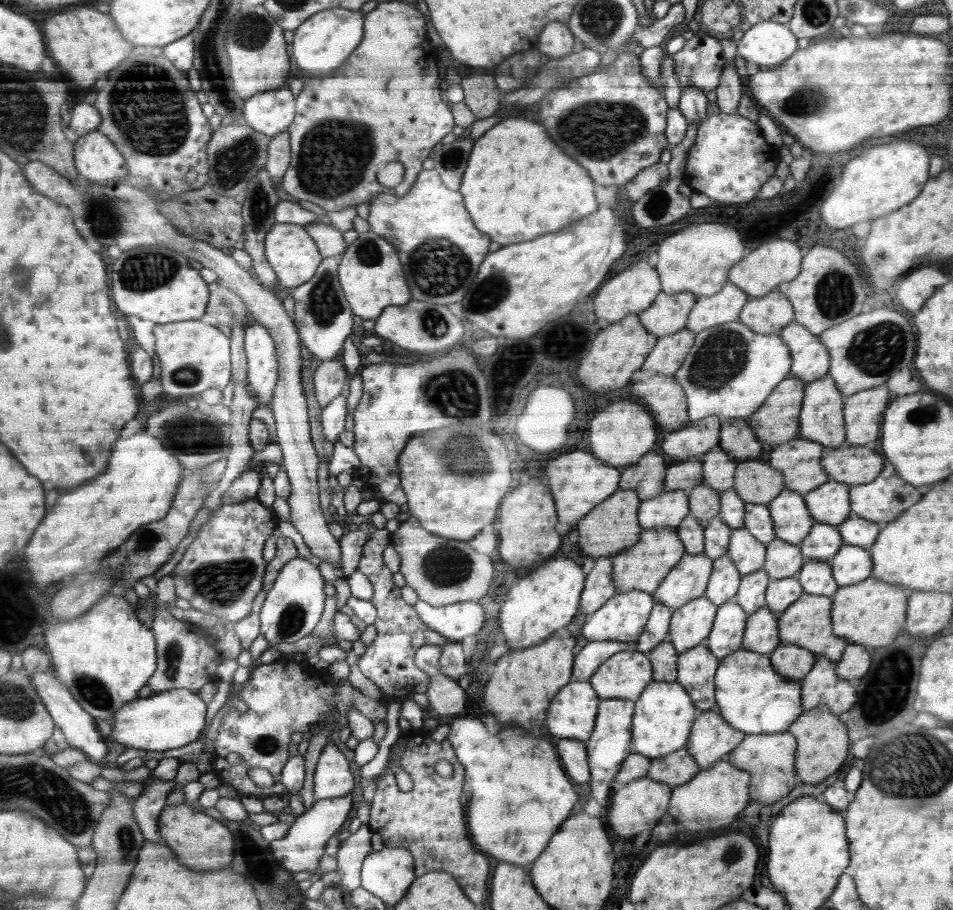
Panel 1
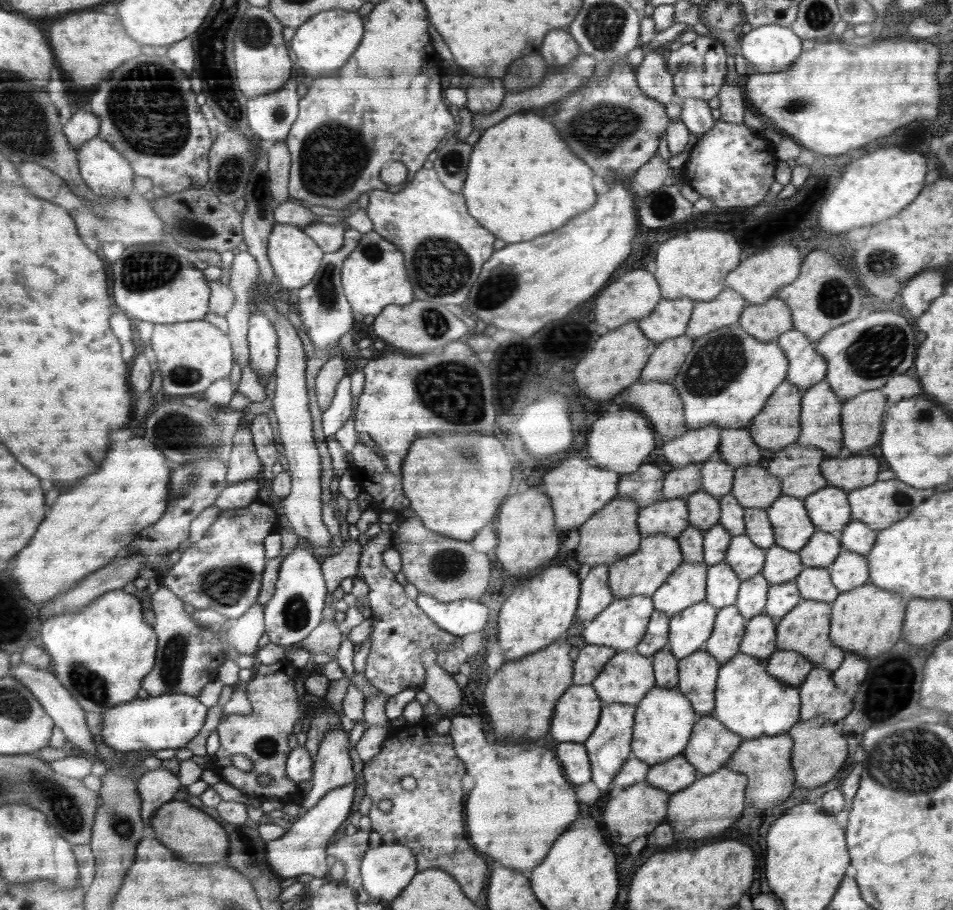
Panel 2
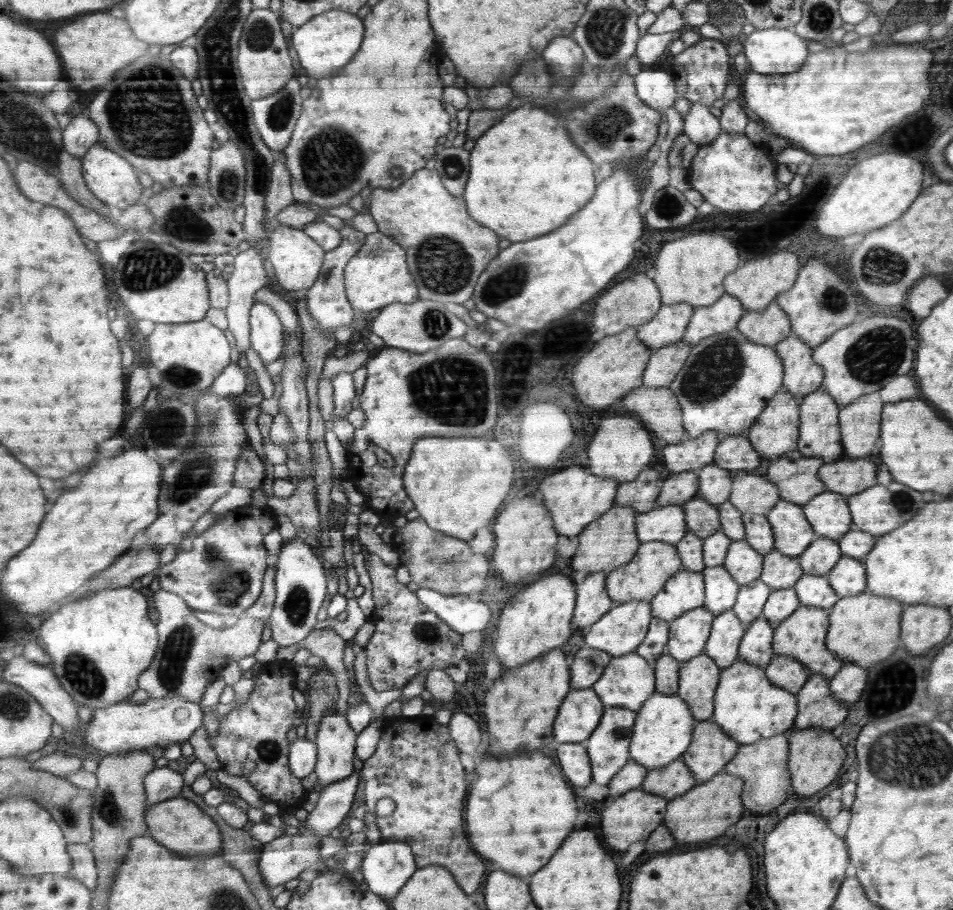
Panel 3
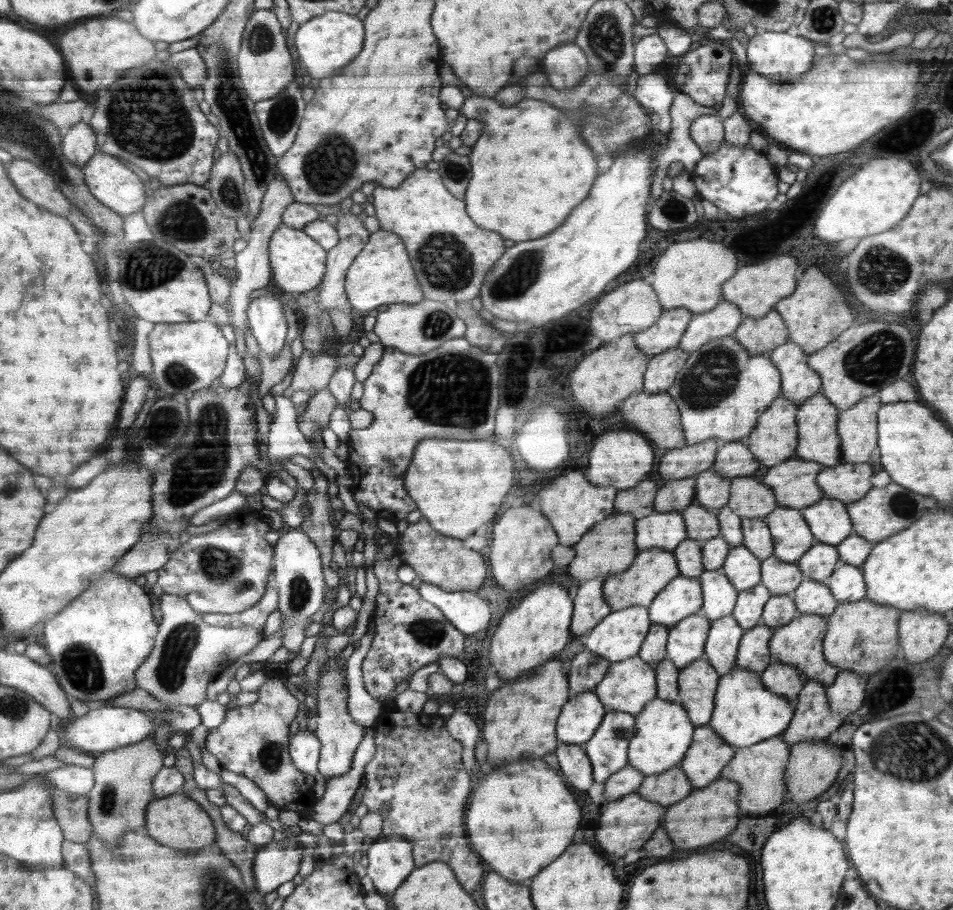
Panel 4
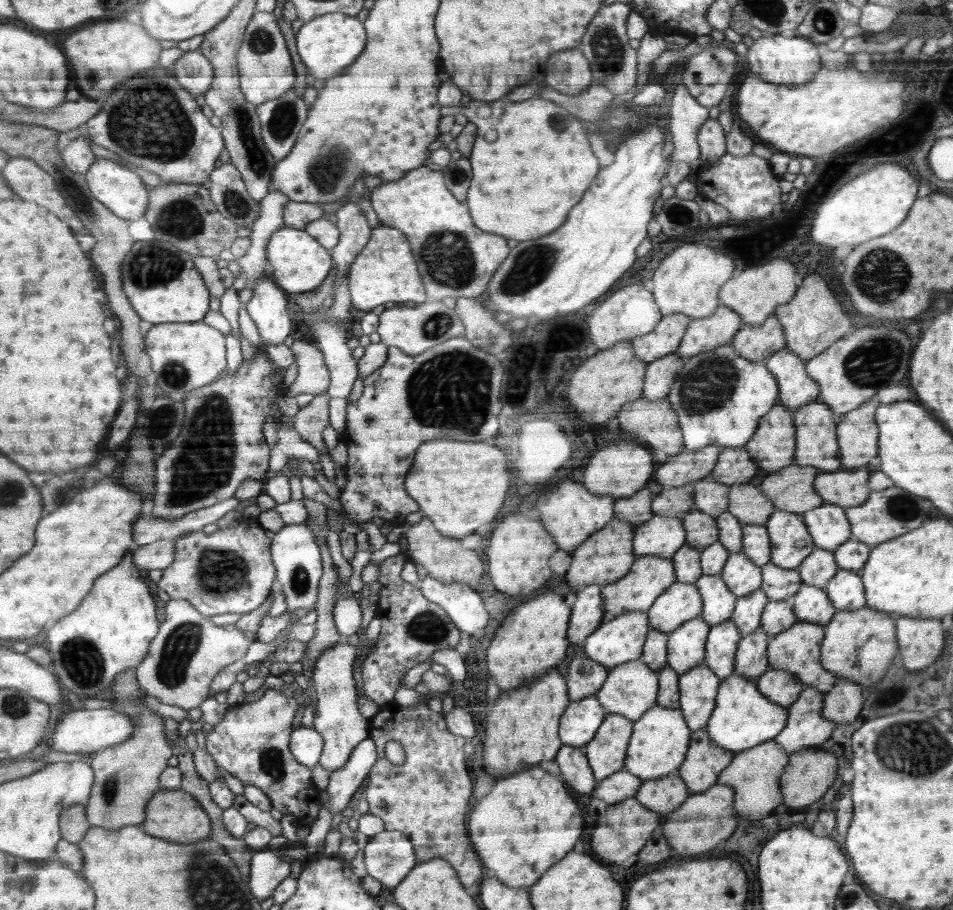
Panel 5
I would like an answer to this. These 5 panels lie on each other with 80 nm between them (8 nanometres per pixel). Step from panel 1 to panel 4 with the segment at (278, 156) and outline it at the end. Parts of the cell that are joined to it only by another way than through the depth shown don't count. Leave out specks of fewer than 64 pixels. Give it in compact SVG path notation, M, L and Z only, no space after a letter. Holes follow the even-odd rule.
M276 172L274 181L270 182L266 193L264 194L261 210L251 222L251 233L246 238L248 246L242 252L236 253L236 266L234 270L237 273L231 278L231 291L229 299L232 301L232 309L228 311L230 315L230 325L234 329L238 329L245 338L245 328L249 326L247 310L250 301L250 294L253 290L263 288L268 284L270 276L272 276L270 261L269 261L269 243L274 232L283 223L282 215L290 204L293 204L294 196L288 187L288 183L280 177L280 172Z

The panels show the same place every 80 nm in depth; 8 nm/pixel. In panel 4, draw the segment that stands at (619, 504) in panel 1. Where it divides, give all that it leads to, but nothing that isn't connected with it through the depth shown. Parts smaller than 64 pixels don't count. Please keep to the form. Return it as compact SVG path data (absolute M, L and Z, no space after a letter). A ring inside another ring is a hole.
M615 511L607 519L596 523L594 527L573 545L575 555L566 567L567 573L572 578L579 578L580 582L592 580L601 576L607 579L612 574L624 572L634 562L638 554L638 545L635 544L635 516L629 512Z

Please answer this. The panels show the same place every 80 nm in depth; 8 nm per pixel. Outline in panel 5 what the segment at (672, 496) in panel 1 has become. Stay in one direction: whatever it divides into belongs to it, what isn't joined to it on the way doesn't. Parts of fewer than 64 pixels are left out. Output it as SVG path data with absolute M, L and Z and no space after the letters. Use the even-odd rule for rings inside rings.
M653 515L650 520L634 528L634 553L640 556L672 558L686 543L686 528L676 516Z

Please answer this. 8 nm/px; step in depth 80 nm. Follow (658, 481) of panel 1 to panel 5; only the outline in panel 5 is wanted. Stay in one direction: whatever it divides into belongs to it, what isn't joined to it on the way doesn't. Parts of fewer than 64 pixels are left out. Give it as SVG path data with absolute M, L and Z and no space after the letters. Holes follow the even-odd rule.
M641 488L630 498L615 499L615 518L627 520L634 528L653 517L651 502L654 494L648 488Z

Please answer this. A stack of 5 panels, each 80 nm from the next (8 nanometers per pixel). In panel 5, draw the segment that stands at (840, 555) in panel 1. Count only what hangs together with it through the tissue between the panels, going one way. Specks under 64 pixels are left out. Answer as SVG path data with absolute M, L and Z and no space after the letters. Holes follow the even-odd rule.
M838 569L838 572L825 582L825 588L837 610L858 610L865 607L865 588L860 572Z

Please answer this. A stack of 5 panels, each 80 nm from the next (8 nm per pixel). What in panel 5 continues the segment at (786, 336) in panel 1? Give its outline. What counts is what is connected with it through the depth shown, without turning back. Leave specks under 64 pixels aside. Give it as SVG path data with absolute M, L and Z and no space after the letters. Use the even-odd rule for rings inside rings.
M787 347L775 352L764 363L776 376L779 383L778 402L792 411L819 399L819 383L808 375L806 362Z

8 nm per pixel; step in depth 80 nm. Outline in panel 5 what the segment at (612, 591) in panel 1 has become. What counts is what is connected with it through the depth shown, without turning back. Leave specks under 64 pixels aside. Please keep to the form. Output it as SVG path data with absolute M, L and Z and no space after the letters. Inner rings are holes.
M591 584L579 590L572 608L568 636L572 643L582 645L587 636L590 636L606 619L602 586Z

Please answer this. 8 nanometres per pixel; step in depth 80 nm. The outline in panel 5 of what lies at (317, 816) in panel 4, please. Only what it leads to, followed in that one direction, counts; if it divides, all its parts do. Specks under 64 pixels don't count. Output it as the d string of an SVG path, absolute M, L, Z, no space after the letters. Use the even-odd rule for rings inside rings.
M372 737L364 739L356 746L346 766L338 771L332 771L326 792L329 796L325 808L334 815L348 806L350 798L360 788L364 778L368 776L377 759L377 748Z

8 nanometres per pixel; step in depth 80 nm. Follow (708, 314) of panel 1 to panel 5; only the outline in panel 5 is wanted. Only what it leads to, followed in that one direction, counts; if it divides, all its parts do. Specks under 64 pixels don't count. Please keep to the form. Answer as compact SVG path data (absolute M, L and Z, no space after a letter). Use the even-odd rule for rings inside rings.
M720 304L712 316L691 320L677 353L686 360L701 352L724 346L734 339L743 325L740 314Z

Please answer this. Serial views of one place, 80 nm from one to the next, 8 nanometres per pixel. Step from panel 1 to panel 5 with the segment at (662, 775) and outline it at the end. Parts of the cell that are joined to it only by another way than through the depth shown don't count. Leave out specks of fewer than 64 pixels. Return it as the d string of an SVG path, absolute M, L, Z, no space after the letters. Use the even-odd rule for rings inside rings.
M677 770L659 779L644 780L635 799L666 817L680 808L690 796L691 790Z

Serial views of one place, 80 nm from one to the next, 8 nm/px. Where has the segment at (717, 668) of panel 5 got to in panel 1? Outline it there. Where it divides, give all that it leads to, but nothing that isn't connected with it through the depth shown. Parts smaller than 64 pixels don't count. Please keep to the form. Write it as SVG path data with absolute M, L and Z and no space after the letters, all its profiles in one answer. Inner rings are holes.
M736 598L718 606L711 634L704 640L708 649L720 660L740 650L746 635L748 618L748 614Z

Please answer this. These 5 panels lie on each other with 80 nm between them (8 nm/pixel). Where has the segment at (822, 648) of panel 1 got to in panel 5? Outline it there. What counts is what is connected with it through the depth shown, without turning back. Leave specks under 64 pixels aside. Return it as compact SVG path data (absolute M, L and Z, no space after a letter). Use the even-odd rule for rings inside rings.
M798 620L787 631L770 636L770 643L767 646L770 670L790 671L805 687L814 687L825 696L838 682L836 675L828 672L822 664L822 644L825 636L826 626L803 620Z

